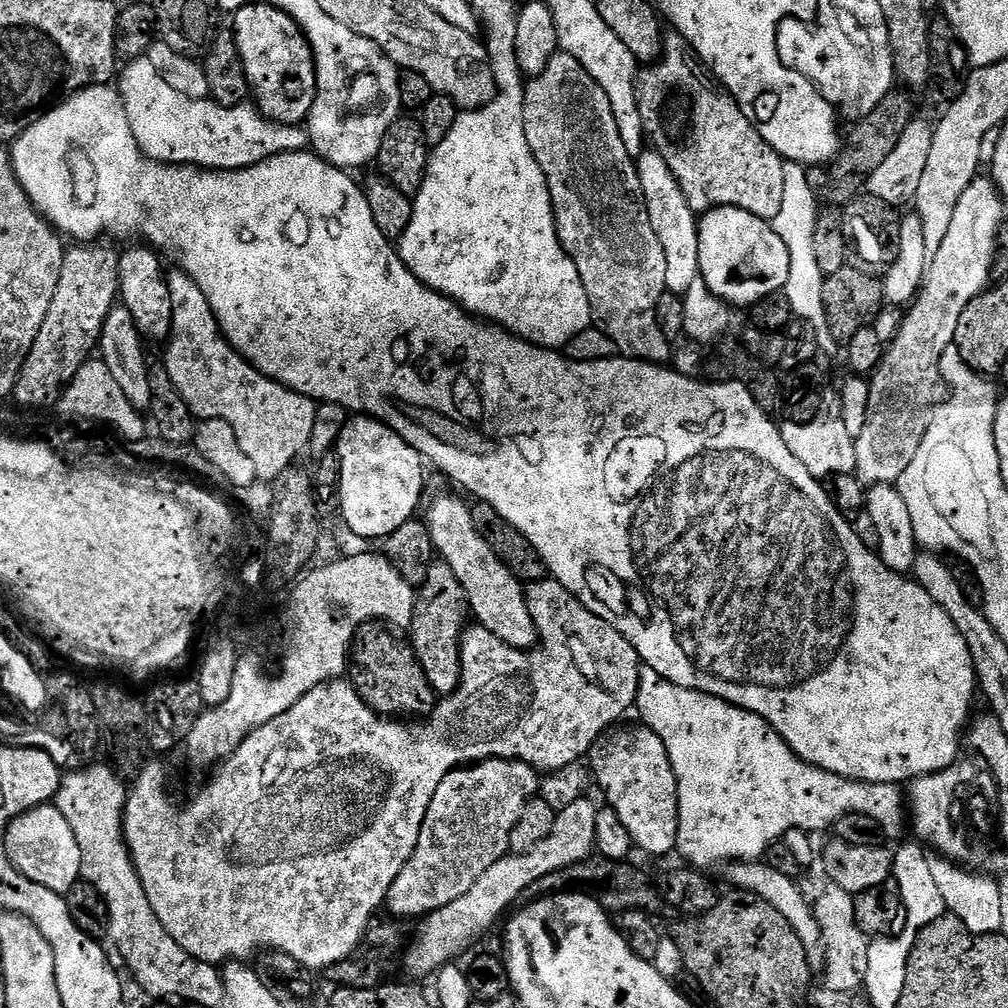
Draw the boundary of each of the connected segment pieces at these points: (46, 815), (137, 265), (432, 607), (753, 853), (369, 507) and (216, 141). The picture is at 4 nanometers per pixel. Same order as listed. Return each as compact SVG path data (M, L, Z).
M55 803L39 804L14 818L2 834L2 842L10 862L21 874L30 878L30 882L38 882L38 886L46 886L46 890L54 890L63 897L67 897L73 886L81 883L82 850L78 850L74 831Z
M136 243L128 246L133 246L133 248L123 249L120 252L119 299L122 301L122 306L130 310L130 318L134 318L134 326L145 341L161 340L164 342L171 337L174 322L174 302L170 302L168 272L163 264L165 261L161 253L147 243Z
M437 559L430 566L424 583L419 585L410 629L410 643L437 697L451 696L458 690L462 674L460 639L469 624L470 609L462 582L454 578L454 570L450 570L445 560Z
M641 667L640 669L640 685L638 686L638 694L636 695L635 707L640 708L640 716L643 723L648 729L654 732L665 743L666 752L669 754L673 772L677 778L677 802L678 802L678 834L676 852L681 856L685 865L691 866L697 870L709 870L715 864L721 866L727 865L729 862L756 862L761 858L769 855L770 849L777 842L783 841L788 831L804 831L809 834L816 832L824 832L831 829L844 816L850 814L866 814L866 818L874 818L874 822L878 822L880 827L884 829L884 835L889 841L899 841L900 835L904 832L904 812L906 816L906 796L904 796L899 787L895 784L862 784L858 780L847 780L841 776L830 774L826 770L816 768L812 764L800 760L794 754L794 750L790 750L790 746L784 741L774 729L765 722L760 716L753 712L747 712L734 706L727 704L725 700L718 700L713 696L708 696L705 692L695 692L689 688L682 686L674 686L674 682L663 680L660 675L652 668Z
M363 414L349 419L341 431L338 443L340 453L340 465L342 474L338 485L338 508L344 515L343 523L354 534L364 537L369 542L383 541L385 536L394 534L398 526L402 526L407 520L417 515L416 507L424 496L424 468L425 461L410 447L403 438L390 426L386 426L381 420L374 420L371 416Z
M147 58L130 60L123 65L118 76L118 91L124 101L124 109L130 118L130 130L134 130L138 146L145 156L159 164L190 164L205 170L237 172L240 168L261 164L272 156L283 155L284 152L303 152L310 144L307 131L303 127L276 124L247 103L239 104L236 108L227 108L211 98L191 100L186 98L186 94L178 94L178 90L174 90L174 86L170 86L166 78L162 78L162 74L158 74L158 70L150 66Z

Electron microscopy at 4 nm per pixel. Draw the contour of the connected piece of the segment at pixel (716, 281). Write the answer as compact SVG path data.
M726 206L711 208L699 217L700 233L698 234L698 262L700 263L700 279L704 280L708 289L720 300L737 309L747 309L757 304L762 298L775 296L783 289L790 278L790 250L786 242L772 228L771 223L741 208Z

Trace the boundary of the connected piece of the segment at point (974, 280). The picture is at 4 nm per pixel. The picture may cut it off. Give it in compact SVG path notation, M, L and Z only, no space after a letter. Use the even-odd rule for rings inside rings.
M977 175L966 186L962 198L958 198L958 207L954 209L954 219L950 230L936 256L931 257L928 275L921 287L919 296L912 302L896 332L896 341L884 353L884 360L871 377L870 410L866 416L866 426L858 434L856 442L856 471L860 483L864 486L874 484L896 484L906 474L906 466L914 462L914 454L922 446L928 431L932 429L934 413L938 407L936 383L940 380L940 359L947 348L953 347L958 330L958 318L970 302L989 287L988 275L992 272L992 263L996 260L996 239L1000 236L1000 223L1004 220L1005 201L1001 200L995 180L987 175Z

